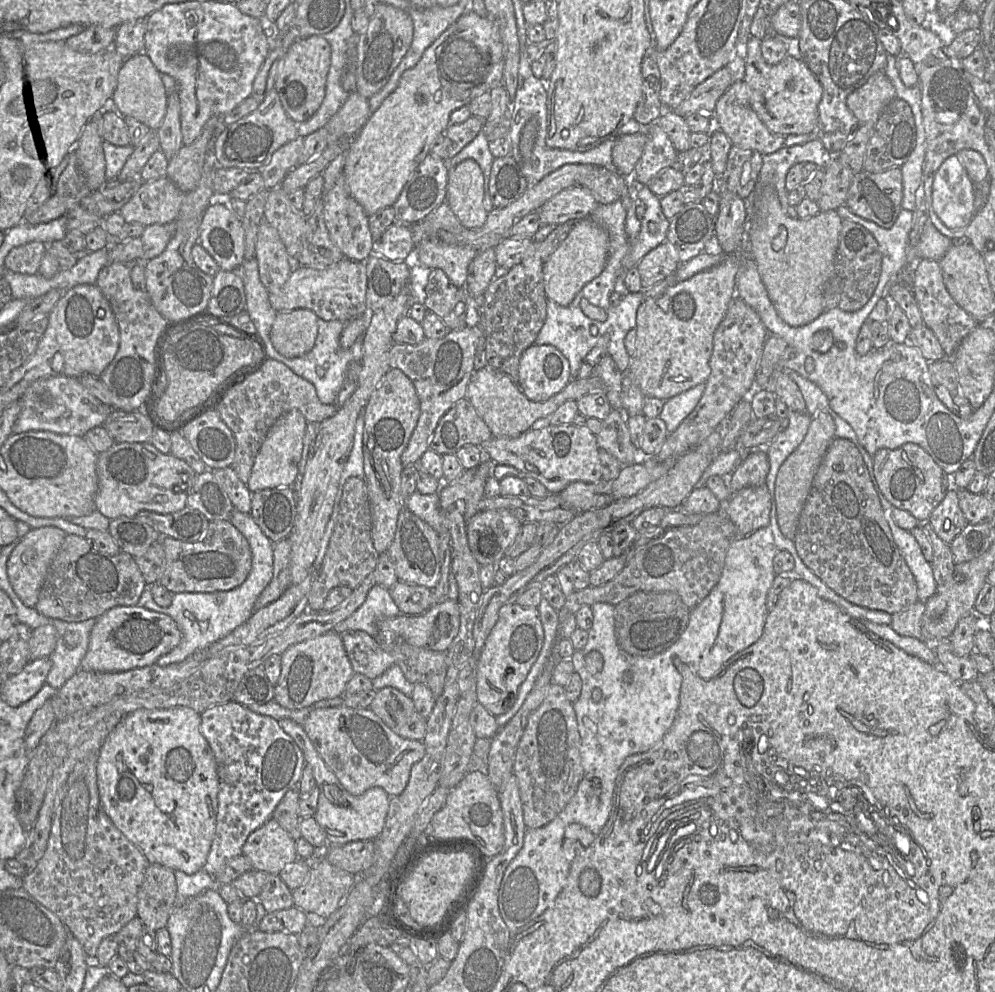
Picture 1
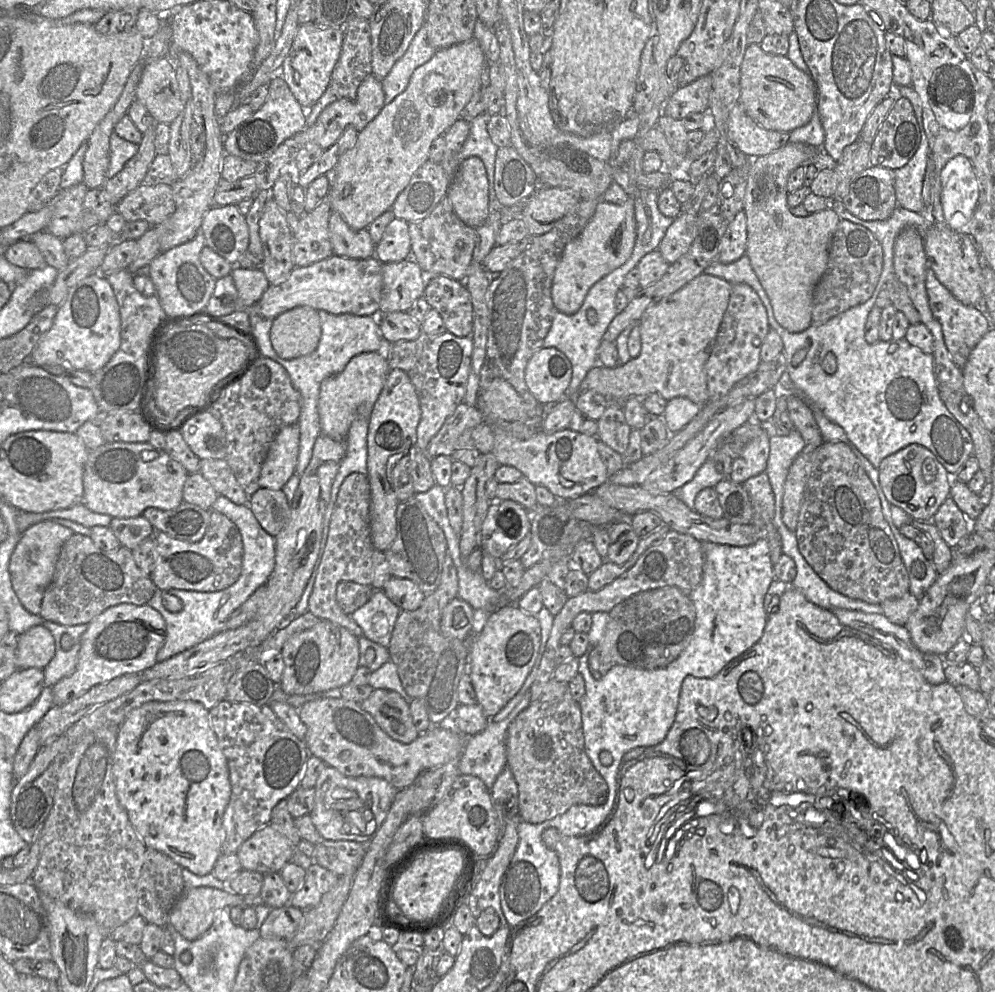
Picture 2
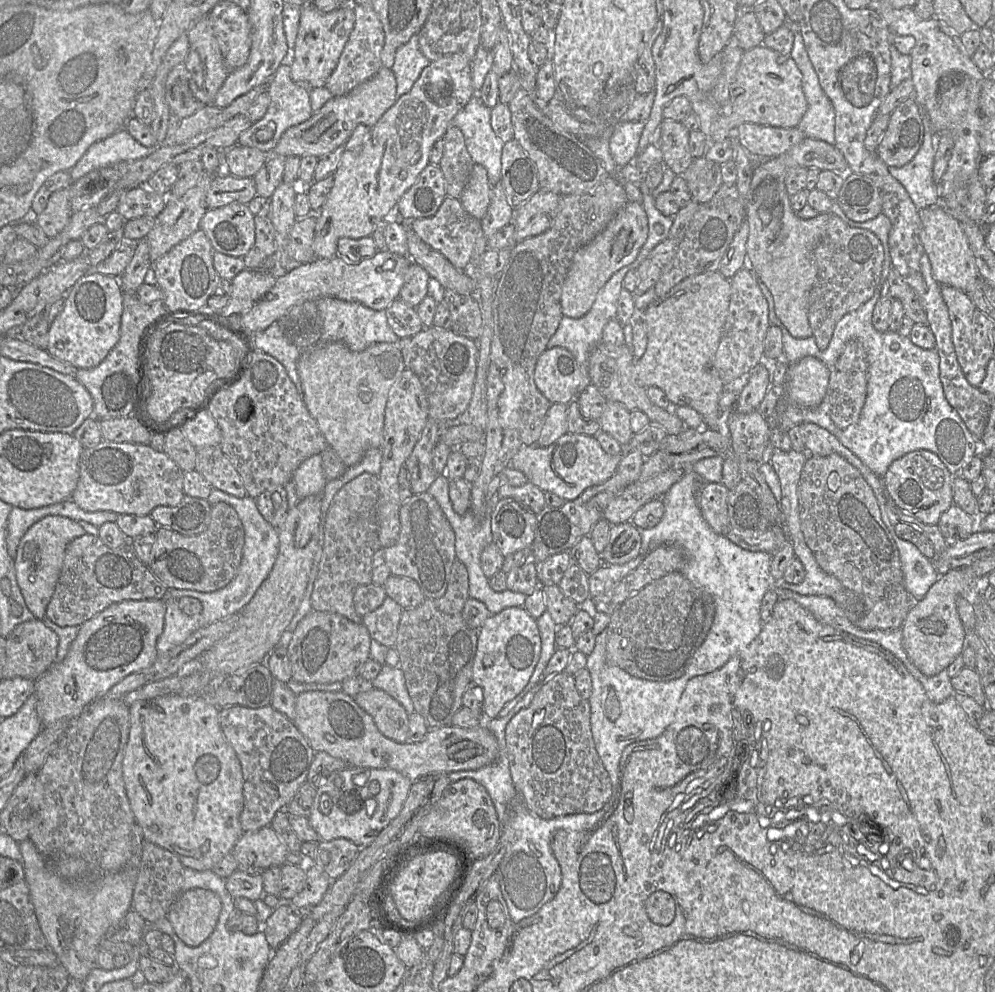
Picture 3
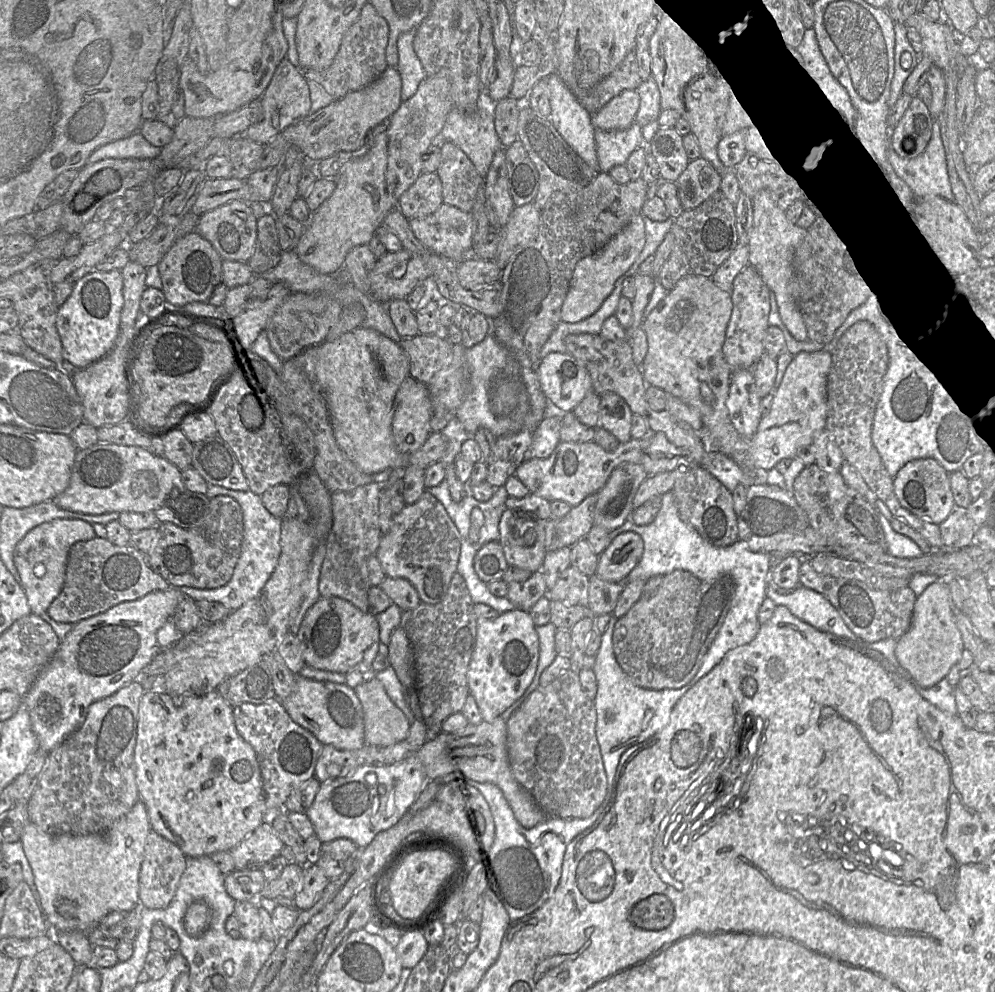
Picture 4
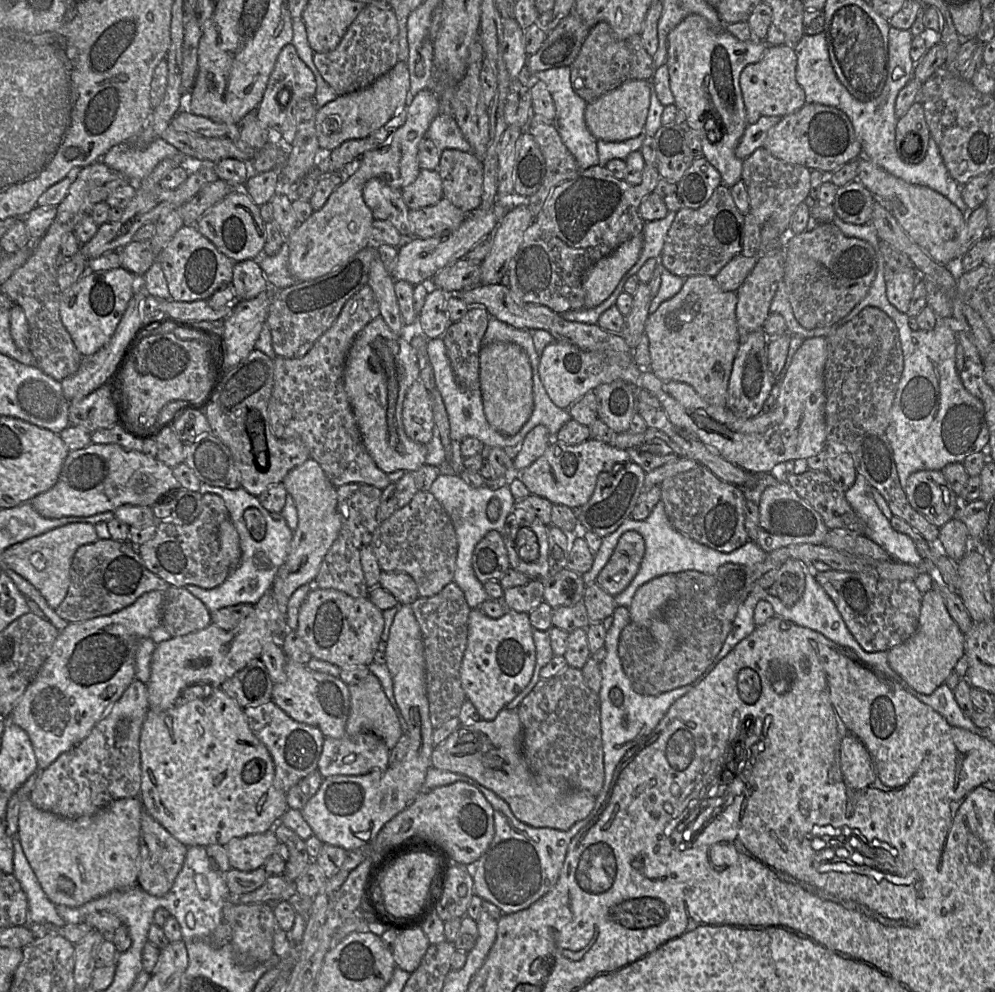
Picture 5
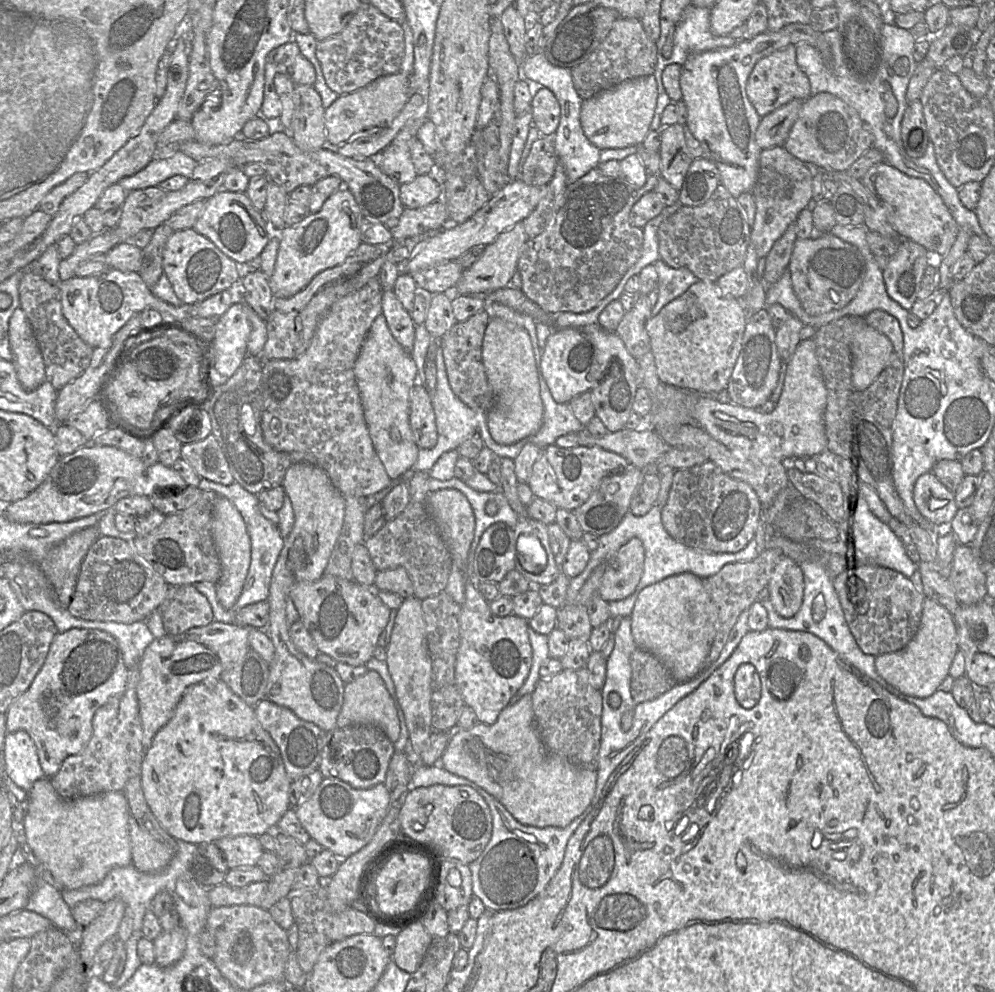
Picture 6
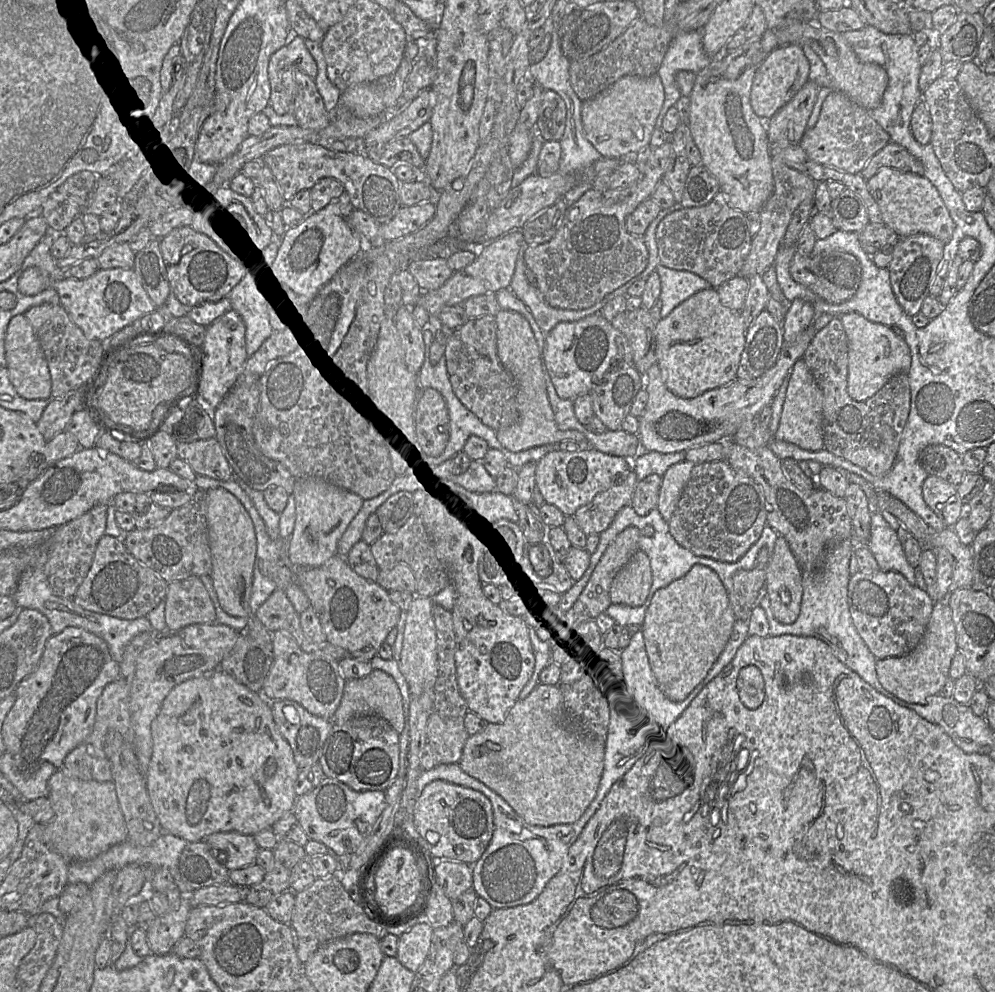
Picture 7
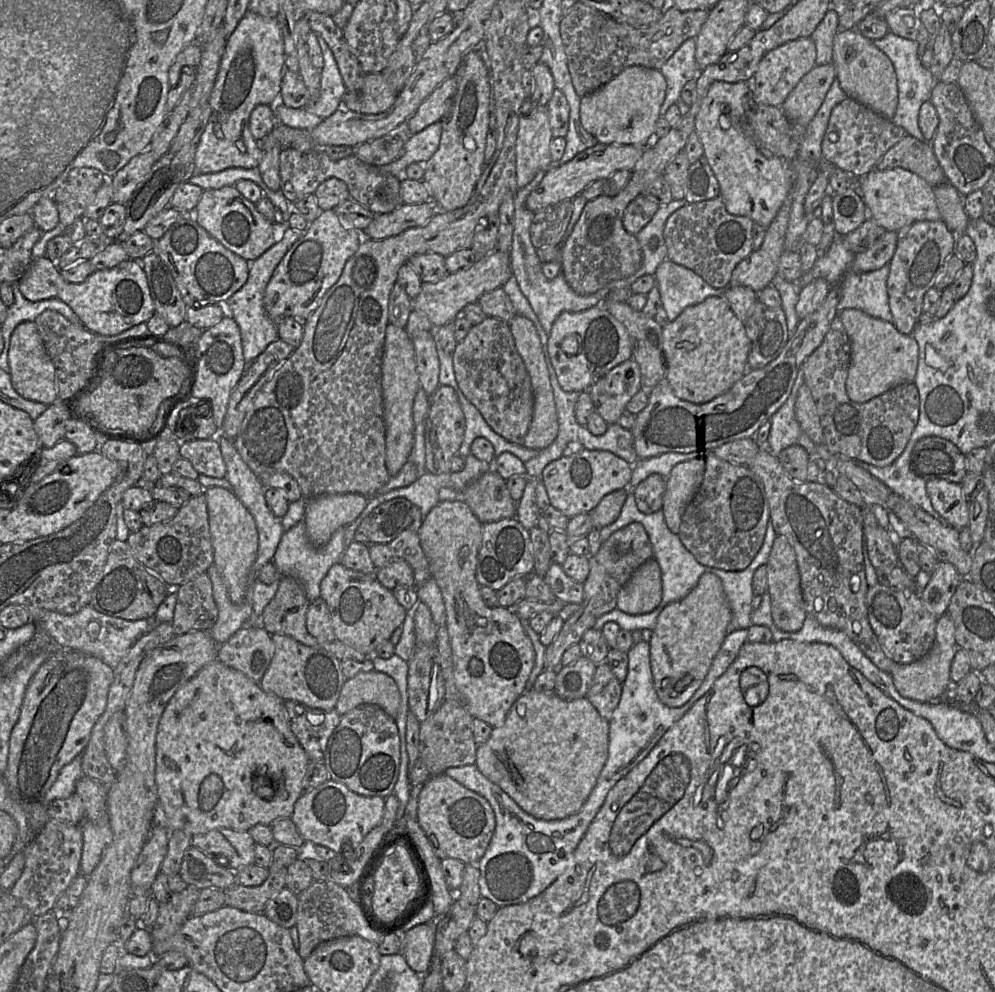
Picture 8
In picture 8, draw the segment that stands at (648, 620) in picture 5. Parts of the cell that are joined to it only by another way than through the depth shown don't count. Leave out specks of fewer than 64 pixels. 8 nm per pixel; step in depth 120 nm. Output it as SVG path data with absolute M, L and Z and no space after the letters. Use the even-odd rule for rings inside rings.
M708 572L701 575L696 587L685 598L668 604L660 612L649 646L653 684L663 704L677 708L693 696L727 636L731 617L720 578Z

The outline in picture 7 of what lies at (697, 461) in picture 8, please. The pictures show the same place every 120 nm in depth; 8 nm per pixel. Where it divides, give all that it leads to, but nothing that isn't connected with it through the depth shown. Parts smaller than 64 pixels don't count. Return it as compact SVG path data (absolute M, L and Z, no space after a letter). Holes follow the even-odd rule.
M685 460L670 466L661 476L657 509L665 522L670 521L695 465Z

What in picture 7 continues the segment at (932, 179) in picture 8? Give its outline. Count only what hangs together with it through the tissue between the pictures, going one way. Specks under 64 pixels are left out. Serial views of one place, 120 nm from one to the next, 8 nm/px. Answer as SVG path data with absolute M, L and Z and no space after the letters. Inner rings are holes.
M889 142L878 151L868 161L860 174L865 180L868 180L883 167L890 167L918 175L923 175L924 173L922 162L913 156L906 148L893 142Z

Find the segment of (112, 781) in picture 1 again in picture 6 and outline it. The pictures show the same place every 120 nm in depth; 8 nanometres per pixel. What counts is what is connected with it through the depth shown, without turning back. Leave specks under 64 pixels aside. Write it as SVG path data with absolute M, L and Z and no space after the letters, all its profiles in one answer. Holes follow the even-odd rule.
M221 679L217 680L214 686L196 683L185 689L176 705L173 716L155 734L151 746L145 751L142 761L141 786L151 812L171 837L175 840L183 840L193 844L214 843L223 837L240 835L254 835L258 837L266 832L274 832L278 821L290 808L288 795L290 783L291 780L286 773L280 750L270 734L259 723L254 712L254 706L246 704Z

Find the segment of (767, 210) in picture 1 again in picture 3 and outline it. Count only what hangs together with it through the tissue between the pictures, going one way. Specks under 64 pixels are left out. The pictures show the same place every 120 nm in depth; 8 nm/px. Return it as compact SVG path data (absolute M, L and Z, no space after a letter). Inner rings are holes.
M806 137L787 152L759 162L755 166L749 191L749 201L746 206L746 221L749 225L746 243L747 264L771 292L776 316L794 338L808 338L813 335L808 320L808 301L810 291L816 282L817 276L814 250L825 232L829 221L829 213L818 214L814 218L803 220L792 210L790 196L785 186L785 176L789 169L801 166L836 173L846 173L849 171L845 157L834 145Z

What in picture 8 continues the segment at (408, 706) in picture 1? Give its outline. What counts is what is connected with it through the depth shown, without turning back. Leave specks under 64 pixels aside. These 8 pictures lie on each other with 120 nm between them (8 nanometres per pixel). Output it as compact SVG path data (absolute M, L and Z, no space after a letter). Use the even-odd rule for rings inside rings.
M376 670L359 672L345 679L335 711L343 715L362 704L377 705L395 719L400 706L400 692L395 681Z

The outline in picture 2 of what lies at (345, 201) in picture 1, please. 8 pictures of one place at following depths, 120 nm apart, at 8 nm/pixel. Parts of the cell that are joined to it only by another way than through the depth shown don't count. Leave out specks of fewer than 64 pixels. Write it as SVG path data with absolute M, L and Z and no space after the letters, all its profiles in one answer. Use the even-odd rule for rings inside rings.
M331 211L329 219L330 241L335 255L368 259L375 256L375 244L367 228L354 230L344 221L341 215Z

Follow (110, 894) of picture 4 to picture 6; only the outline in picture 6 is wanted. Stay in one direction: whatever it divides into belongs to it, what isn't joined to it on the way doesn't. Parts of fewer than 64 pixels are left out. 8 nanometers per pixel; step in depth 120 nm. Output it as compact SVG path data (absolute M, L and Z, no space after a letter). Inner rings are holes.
M48 777L37 780L27 793L25 815L21 823L21 840L47 870L61 889L78 889L96 884L115 867L132 864L128 832L128 802L122 791L108 791L76 799L61 798Z

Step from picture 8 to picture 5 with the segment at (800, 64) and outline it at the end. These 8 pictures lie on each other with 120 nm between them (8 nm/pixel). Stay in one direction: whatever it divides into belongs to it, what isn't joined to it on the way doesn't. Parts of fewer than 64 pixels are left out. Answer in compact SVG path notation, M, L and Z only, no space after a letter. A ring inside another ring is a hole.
M768 45L760 61L746 66L740 75L740 87L748 125L762 117L785 117L802 108L805 92L796 80L797 57L793 46Z

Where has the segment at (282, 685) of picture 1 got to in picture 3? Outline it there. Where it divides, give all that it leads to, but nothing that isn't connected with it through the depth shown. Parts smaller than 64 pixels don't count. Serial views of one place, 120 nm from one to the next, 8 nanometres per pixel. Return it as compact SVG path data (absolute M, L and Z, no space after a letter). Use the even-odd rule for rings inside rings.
M312 610L297 625L287 647L291 664L292 678L301 683L329 684L360 676L361 670L370 655L371 636L363 623L354 623L346 617L331 613Z

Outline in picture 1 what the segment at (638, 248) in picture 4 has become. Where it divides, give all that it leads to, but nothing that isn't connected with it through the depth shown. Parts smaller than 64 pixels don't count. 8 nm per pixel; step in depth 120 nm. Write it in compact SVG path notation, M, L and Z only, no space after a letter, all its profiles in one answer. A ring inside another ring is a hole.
M589 217L575 222L567 237L543 266L543 280L547 299L560 306L570 305L578 292L604 270L608 250L609 236L602 226Z

